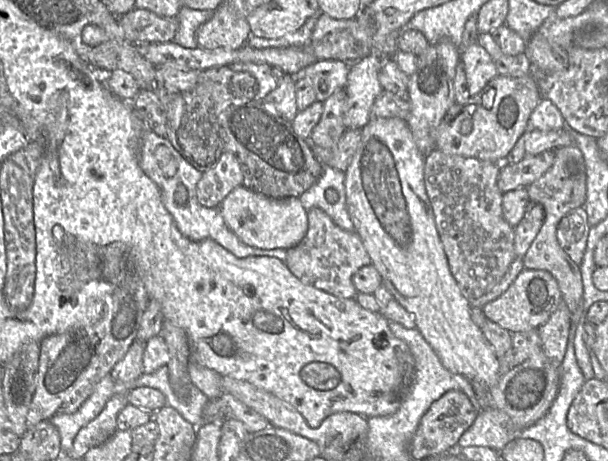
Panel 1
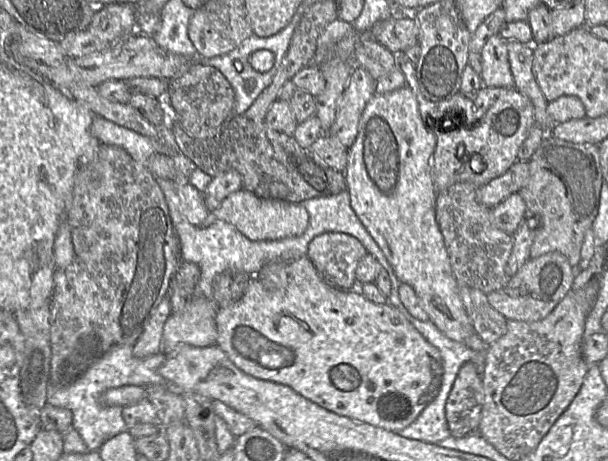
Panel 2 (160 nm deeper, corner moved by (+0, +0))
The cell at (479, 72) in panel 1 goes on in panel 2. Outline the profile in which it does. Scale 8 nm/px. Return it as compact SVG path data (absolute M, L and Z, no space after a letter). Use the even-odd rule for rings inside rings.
M499 34L493 35L486 41L479 55L482 87L514 87L506 40Z

